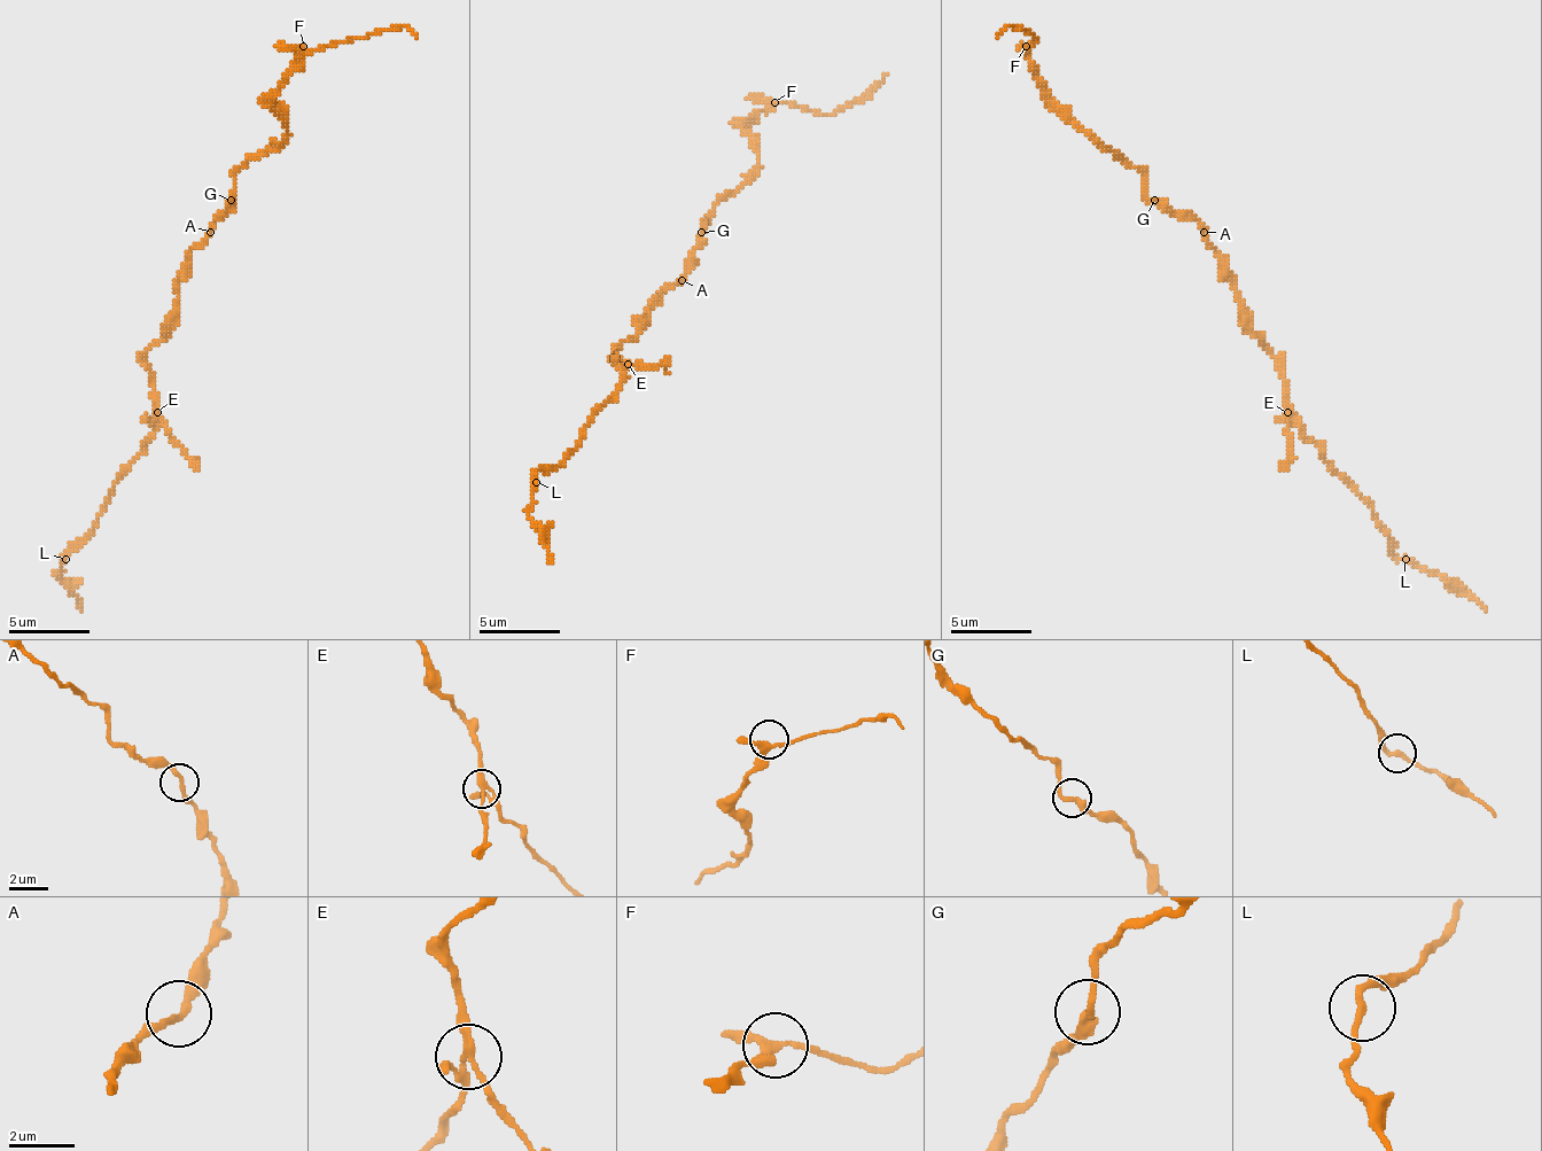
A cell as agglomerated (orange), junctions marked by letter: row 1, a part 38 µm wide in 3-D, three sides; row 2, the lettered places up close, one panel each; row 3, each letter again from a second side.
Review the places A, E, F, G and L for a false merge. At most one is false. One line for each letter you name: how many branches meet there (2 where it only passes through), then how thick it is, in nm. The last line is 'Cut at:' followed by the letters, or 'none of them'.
E: 4 | 200 nm
Cut at: E

